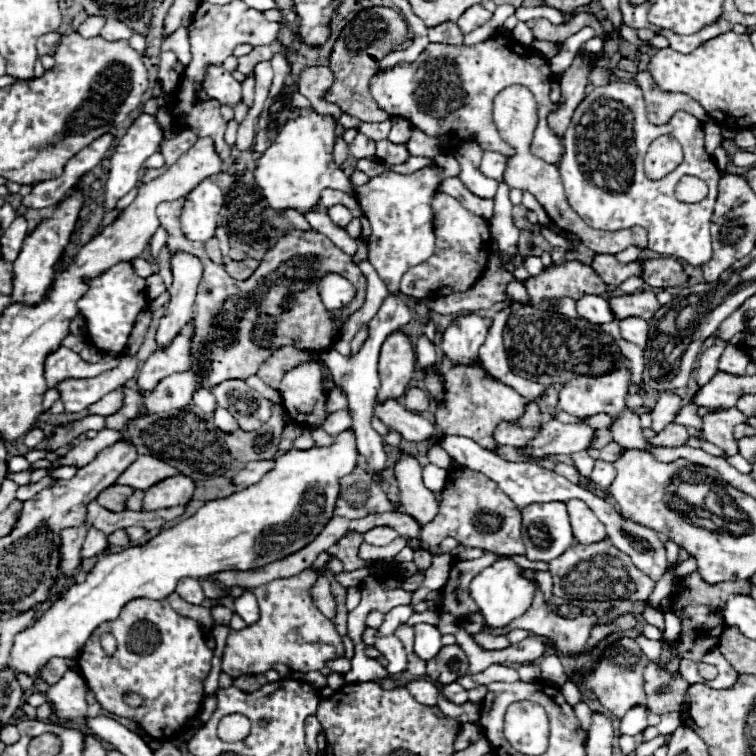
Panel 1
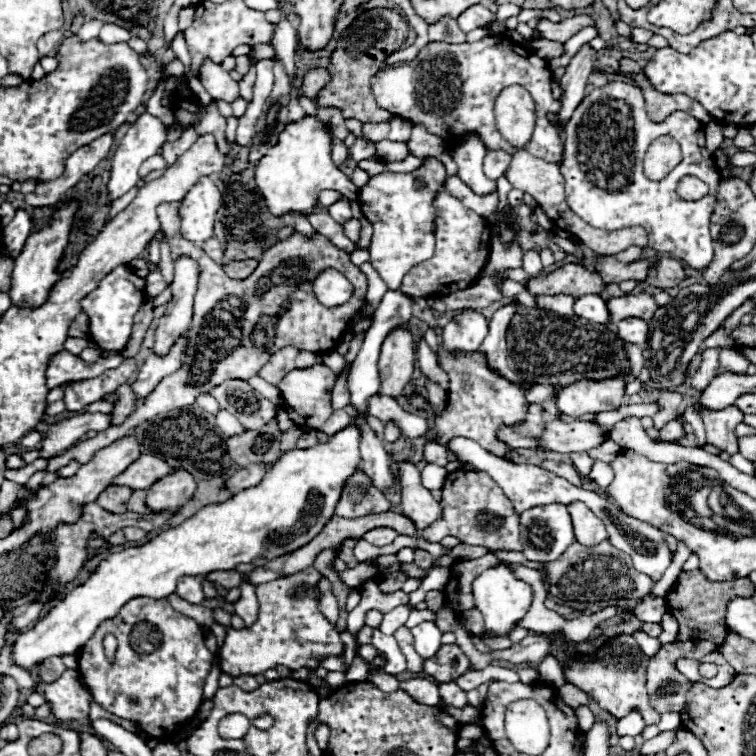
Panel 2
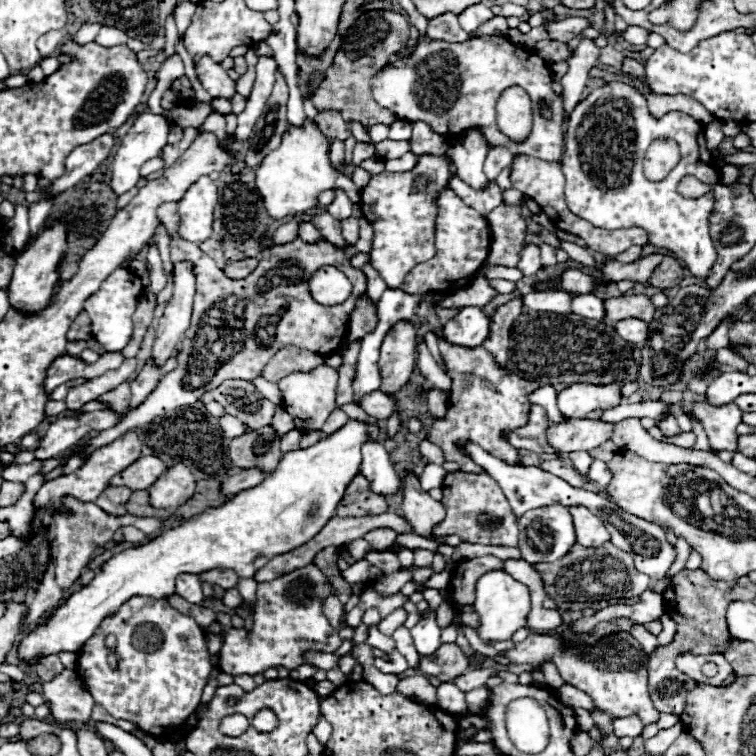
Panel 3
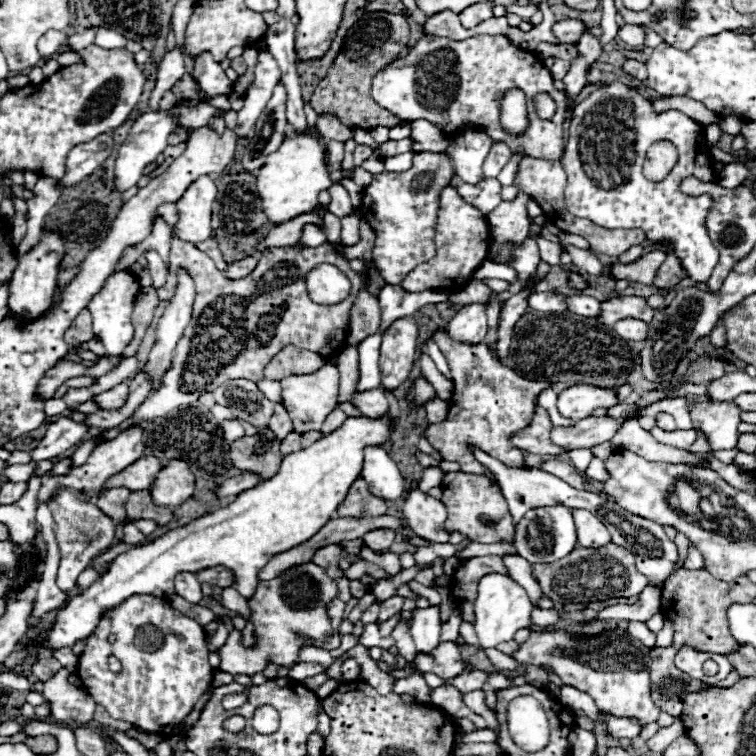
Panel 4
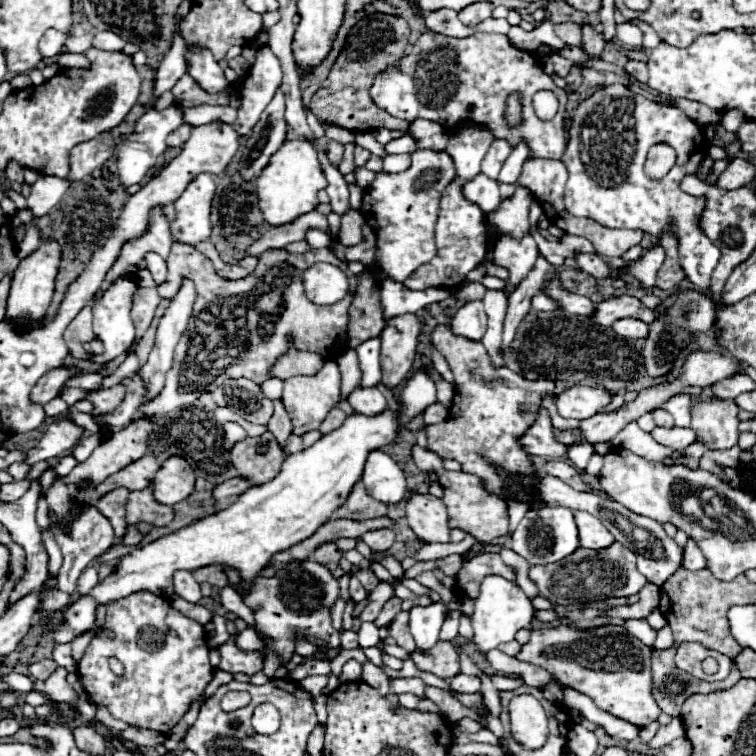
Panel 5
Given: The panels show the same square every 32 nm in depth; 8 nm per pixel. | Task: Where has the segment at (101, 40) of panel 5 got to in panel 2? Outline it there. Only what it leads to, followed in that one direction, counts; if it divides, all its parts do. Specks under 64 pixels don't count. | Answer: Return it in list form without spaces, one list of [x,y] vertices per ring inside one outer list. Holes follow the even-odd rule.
[[[104,24],[98,36],[104,44],[116,44],[116,42],[128,42],[130,40],[130,32],[122,26],[116,24]]]

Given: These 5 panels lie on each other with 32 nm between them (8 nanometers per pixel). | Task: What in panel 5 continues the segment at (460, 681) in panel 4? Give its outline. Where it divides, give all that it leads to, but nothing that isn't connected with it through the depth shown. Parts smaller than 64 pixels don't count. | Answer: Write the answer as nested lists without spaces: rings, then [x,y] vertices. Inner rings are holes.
[[[458,674],[456,678],[450,678],[448,684],[456,690],[456,692],[462,692],[462,694],[472,694],[472,692],[478,692],[480,690],[480,678],[478,676],[466,676],[466,674]]]

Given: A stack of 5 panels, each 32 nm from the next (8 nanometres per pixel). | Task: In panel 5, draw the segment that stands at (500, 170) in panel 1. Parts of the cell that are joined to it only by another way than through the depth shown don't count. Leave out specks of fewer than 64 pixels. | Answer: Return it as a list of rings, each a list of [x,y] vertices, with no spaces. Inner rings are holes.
[[[494,140],[492,146],[488,148],[488,154],[484,156],[484,162],[482,162],[482,172],[492,178],[492,180],[498,180],[498,174],[500,174],[500,168],[504,166],[506,158],[510,156],[512,148],[506,140]]]

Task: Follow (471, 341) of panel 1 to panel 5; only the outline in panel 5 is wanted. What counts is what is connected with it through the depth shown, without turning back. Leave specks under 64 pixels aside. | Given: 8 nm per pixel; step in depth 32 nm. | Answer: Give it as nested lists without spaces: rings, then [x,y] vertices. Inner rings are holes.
[[[482,302],[464,304],[450,320],[452,334],[480,342],[486,334],[486,312]]]

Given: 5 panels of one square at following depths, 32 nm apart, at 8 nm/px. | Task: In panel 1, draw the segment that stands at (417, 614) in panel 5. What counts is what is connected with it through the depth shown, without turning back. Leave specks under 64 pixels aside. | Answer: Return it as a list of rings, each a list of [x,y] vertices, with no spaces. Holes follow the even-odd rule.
[[[418,624],[416,626],[416,638],[414,638],[414,654],[422,660],[432,660],[442,648],[440,638],[442,638],[442,634],[438,632],[436,626]]]

